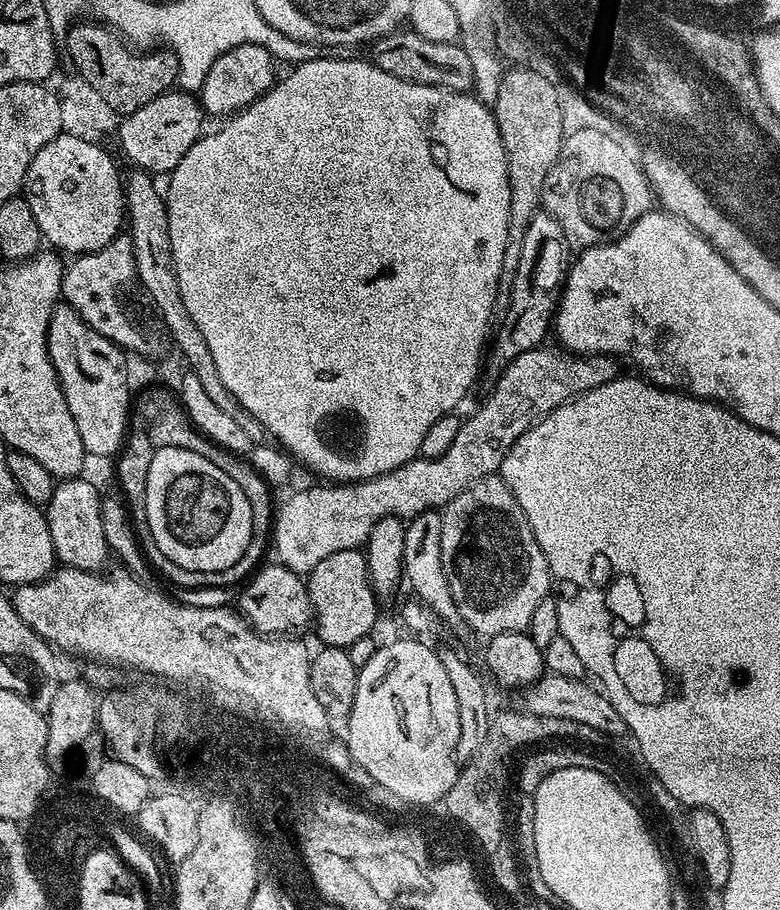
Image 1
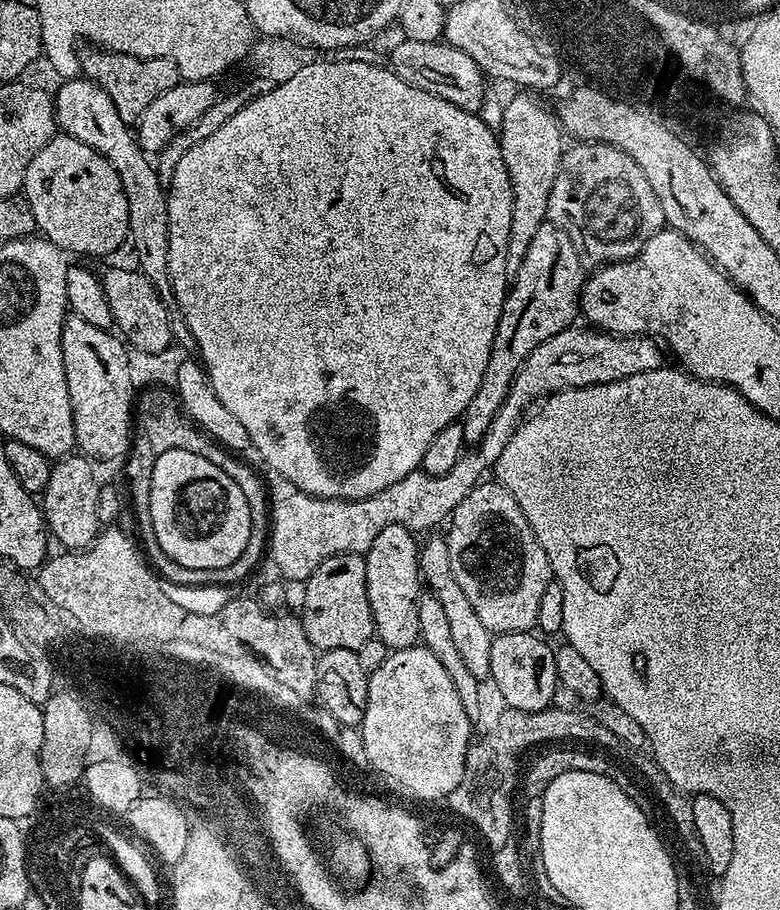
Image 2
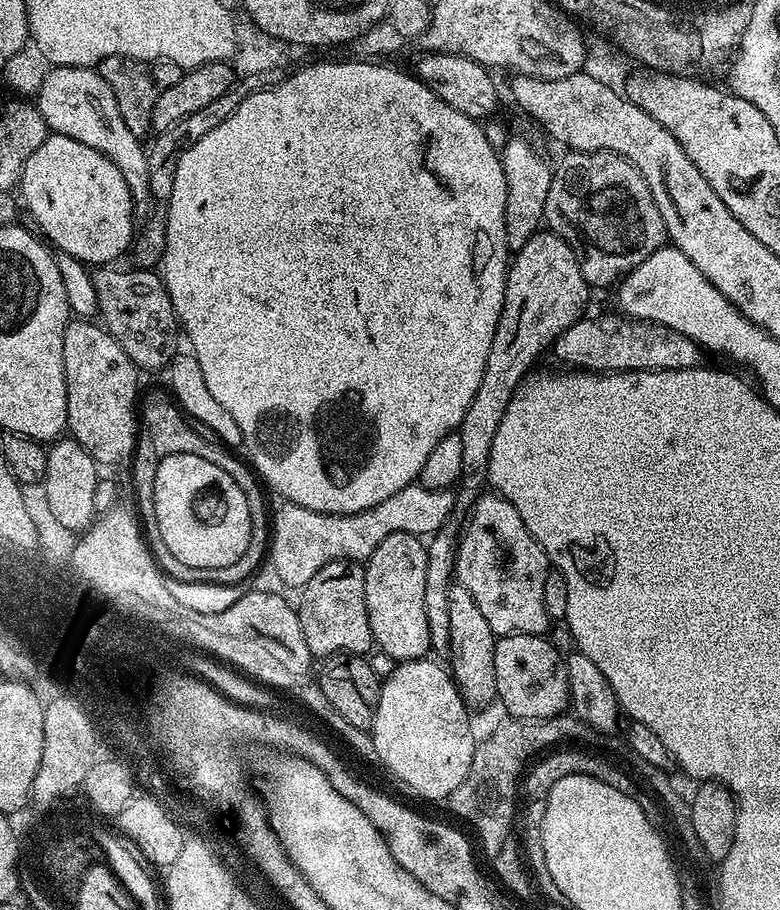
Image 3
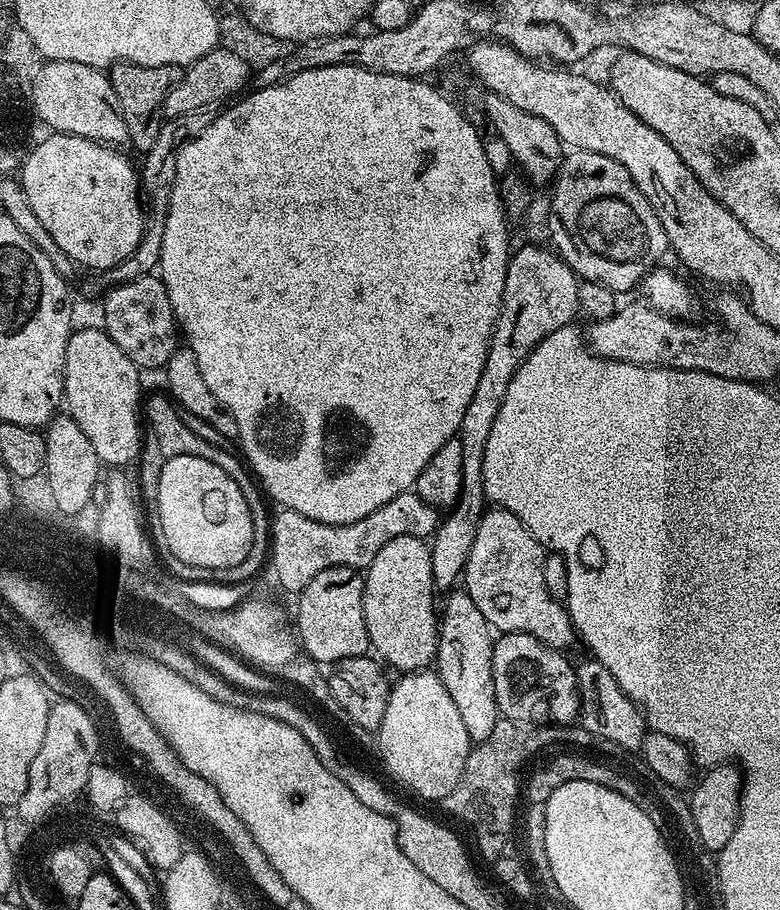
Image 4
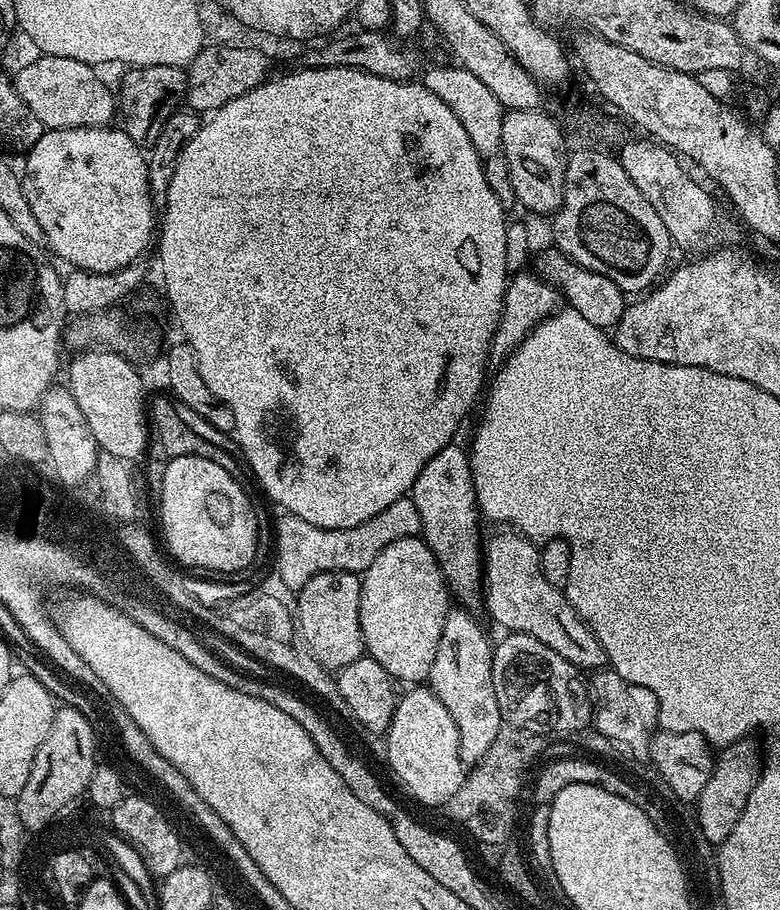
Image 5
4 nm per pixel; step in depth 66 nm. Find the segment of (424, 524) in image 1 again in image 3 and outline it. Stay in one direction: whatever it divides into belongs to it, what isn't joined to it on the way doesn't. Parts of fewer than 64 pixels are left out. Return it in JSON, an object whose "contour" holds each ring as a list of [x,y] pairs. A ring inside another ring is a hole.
{"contour":[[[459,582],[453,583],[450,592],[450,646],[446,653],[450,665],[450,675],[456,682],[464,703],[469,706],[488,704],[496,696],[496,679],[494,678],[494,646],[497,634],[490,630],[490,622],[478,610],[474,598],[470,598],[470,590],[466,590]]]}

